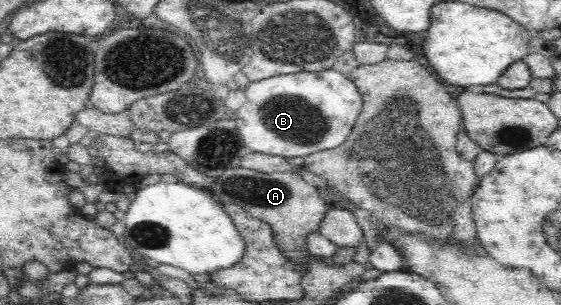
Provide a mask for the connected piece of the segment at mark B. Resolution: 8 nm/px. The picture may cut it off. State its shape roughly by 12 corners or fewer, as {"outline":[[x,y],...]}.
{"outline":[[332,68],[243,88],[252,152],[306,157],[350,134],[362,95]]}

